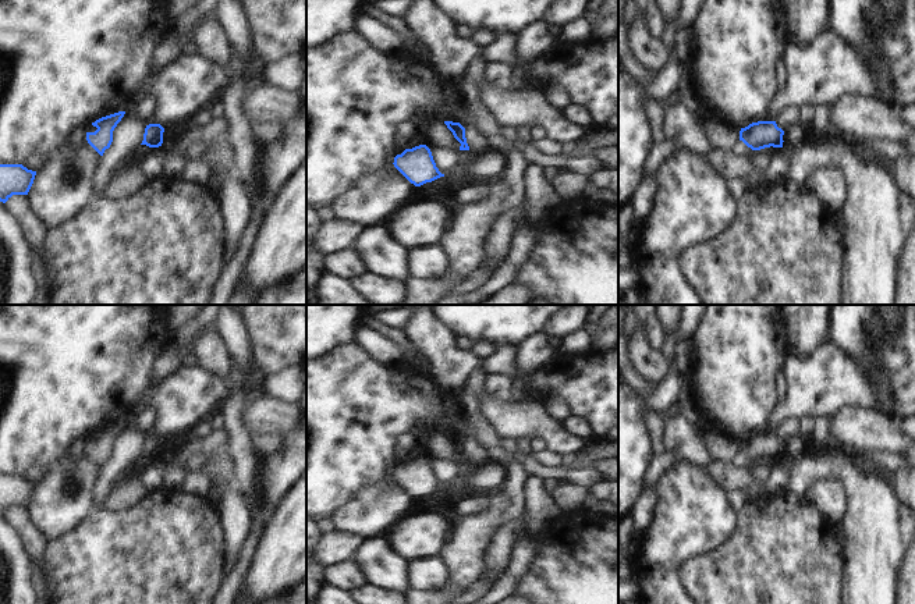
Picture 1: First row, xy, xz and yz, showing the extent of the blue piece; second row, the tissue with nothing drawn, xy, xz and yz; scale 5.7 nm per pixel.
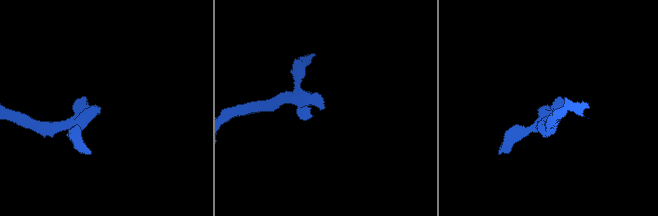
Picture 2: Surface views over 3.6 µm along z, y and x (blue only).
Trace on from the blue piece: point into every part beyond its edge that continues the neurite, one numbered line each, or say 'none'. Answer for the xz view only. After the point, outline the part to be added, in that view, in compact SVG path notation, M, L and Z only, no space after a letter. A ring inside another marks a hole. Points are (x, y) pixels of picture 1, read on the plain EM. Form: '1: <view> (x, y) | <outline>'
1: xz (465, 469) | M458 462L458 475L454 479L454 484L461 488L465 486L468 477L475 472L475 466L471 462Z

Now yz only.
1: yz (788, 427) | M787 418L784 419L779 427L776 429L776 436L783 443L787 443L791 437L801 436L799 433L799 419L795 418Z

